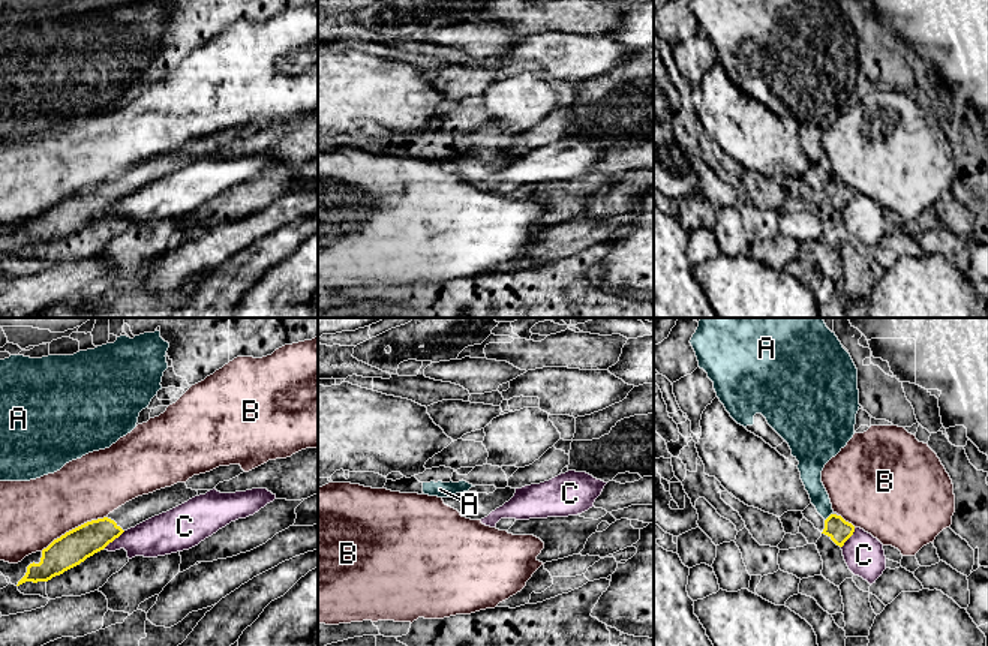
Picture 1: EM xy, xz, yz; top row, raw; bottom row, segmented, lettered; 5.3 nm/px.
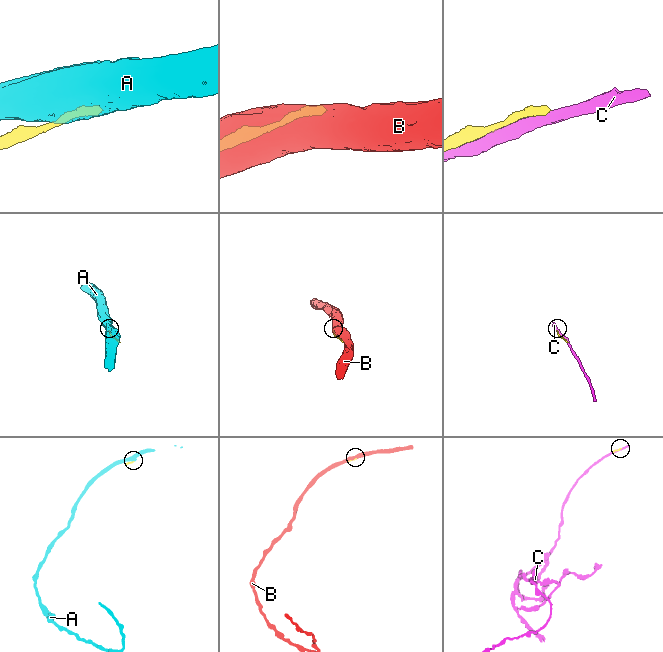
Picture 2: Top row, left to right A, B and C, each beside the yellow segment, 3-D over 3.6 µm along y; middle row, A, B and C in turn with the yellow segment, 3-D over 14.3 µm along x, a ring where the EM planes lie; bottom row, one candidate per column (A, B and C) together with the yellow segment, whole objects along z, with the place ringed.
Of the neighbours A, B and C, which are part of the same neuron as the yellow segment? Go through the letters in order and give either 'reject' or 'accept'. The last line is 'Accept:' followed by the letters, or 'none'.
A: reject
B: reject
C: reject
Accept: none

